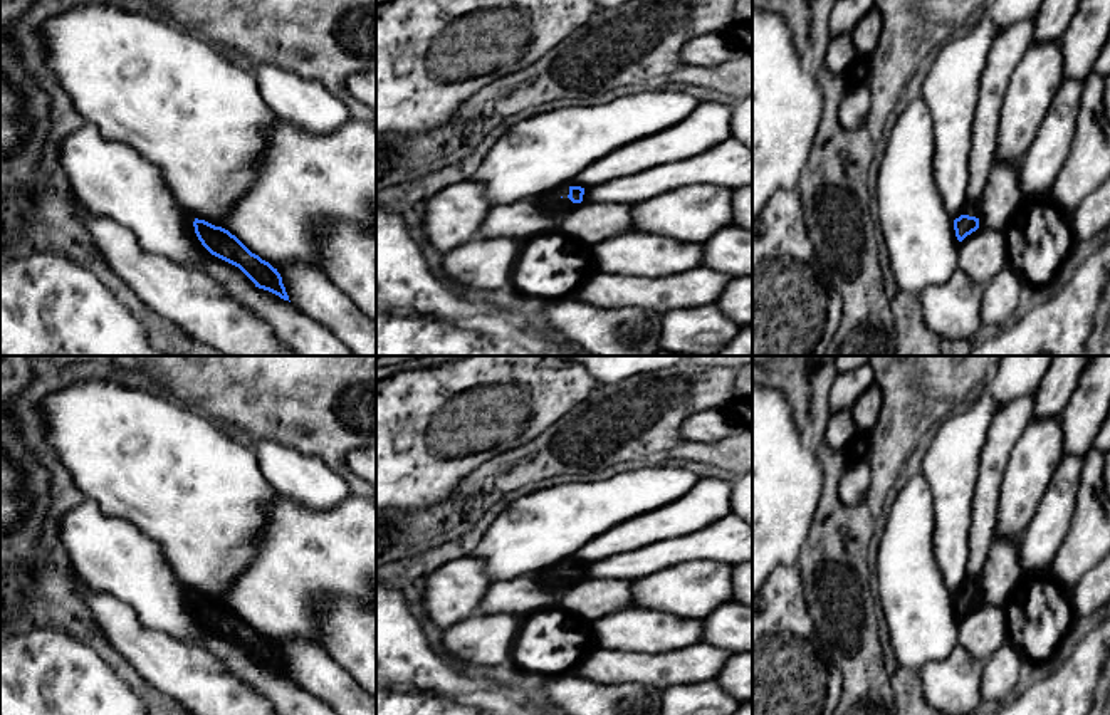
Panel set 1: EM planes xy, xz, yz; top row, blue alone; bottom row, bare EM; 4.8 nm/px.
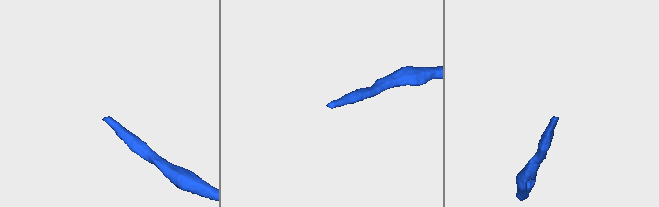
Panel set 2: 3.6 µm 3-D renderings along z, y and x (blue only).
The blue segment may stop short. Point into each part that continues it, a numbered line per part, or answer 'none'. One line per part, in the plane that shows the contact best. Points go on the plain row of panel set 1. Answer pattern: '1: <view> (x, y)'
1: xz (553, 578)

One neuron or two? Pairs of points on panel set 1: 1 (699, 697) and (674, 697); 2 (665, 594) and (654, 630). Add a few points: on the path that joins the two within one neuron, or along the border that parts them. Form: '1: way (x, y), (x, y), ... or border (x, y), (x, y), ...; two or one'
1: way (692, 697), (680, 697); one
2: border (633, 605), (644, 610), (662, 610), (699, 620); two

